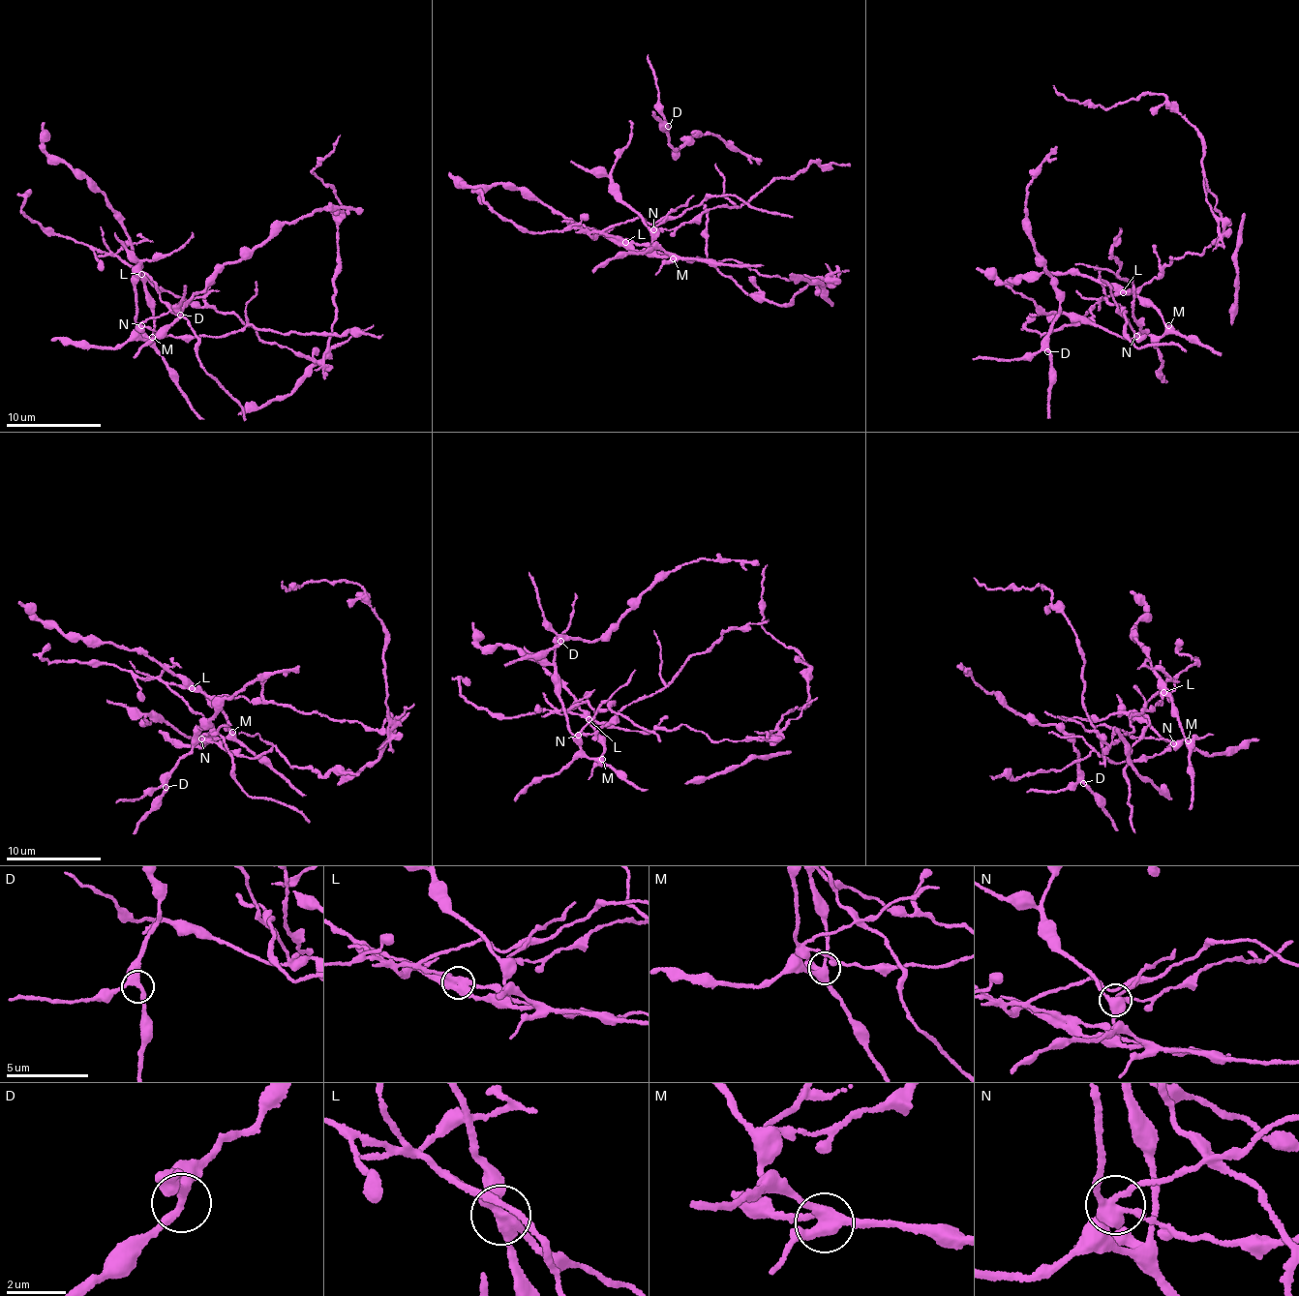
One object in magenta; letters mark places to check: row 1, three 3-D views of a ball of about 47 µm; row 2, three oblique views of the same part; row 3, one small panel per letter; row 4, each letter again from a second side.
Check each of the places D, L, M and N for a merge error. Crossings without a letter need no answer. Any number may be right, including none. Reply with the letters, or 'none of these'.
L, N

